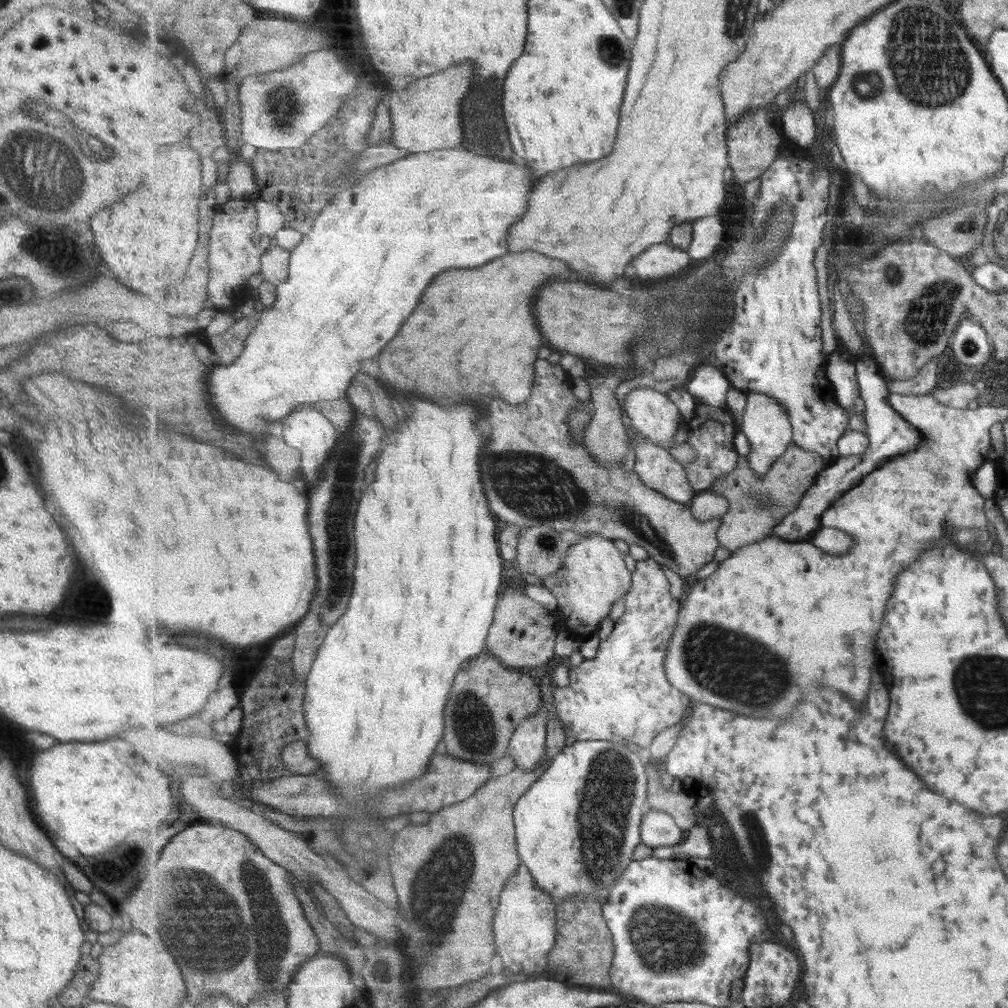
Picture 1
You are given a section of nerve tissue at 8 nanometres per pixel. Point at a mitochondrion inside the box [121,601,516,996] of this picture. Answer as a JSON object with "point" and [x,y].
{"point":[256,946]}

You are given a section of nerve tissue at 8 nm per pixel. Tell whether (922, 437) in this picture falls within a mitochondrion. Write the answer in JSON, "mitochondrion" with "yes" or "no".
{"mitochondrion":"no"}

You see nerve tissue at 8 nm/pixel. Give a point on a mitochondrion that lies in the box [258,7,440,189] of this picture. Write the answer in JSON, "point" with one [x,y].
{"point":[283,106]}

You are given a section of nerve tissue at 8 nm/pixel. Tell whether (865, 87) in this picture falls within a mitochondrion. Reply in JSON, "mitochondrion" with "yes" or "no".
{"mitochondrion":"yes"}

